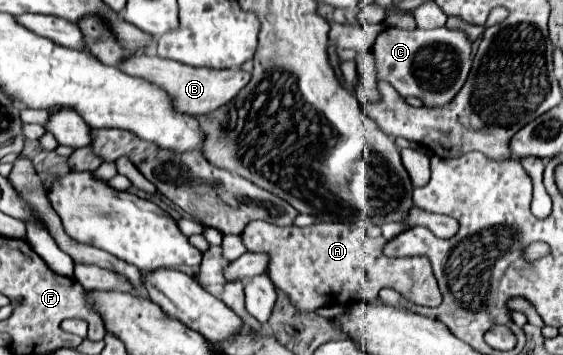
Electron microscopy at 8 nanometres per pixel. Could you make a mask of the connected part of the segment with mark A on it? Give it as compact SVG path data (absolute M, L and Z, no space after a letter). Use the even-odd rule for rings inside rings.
M252 221L242 233L244 245L248 251L270 253L268 277L276 287L280 287L290 301L300 311L316 311L324 305L350 305L354 301L374 301L382 287L390 287L400 295L408 297L416 305L438 307L442 303L442 295L438 291L438 283L434 279L428 257L404 257L392 259L382 253L384 239L368 237L368 233L358 223L314 223L310 227L276 227L266 221Z

